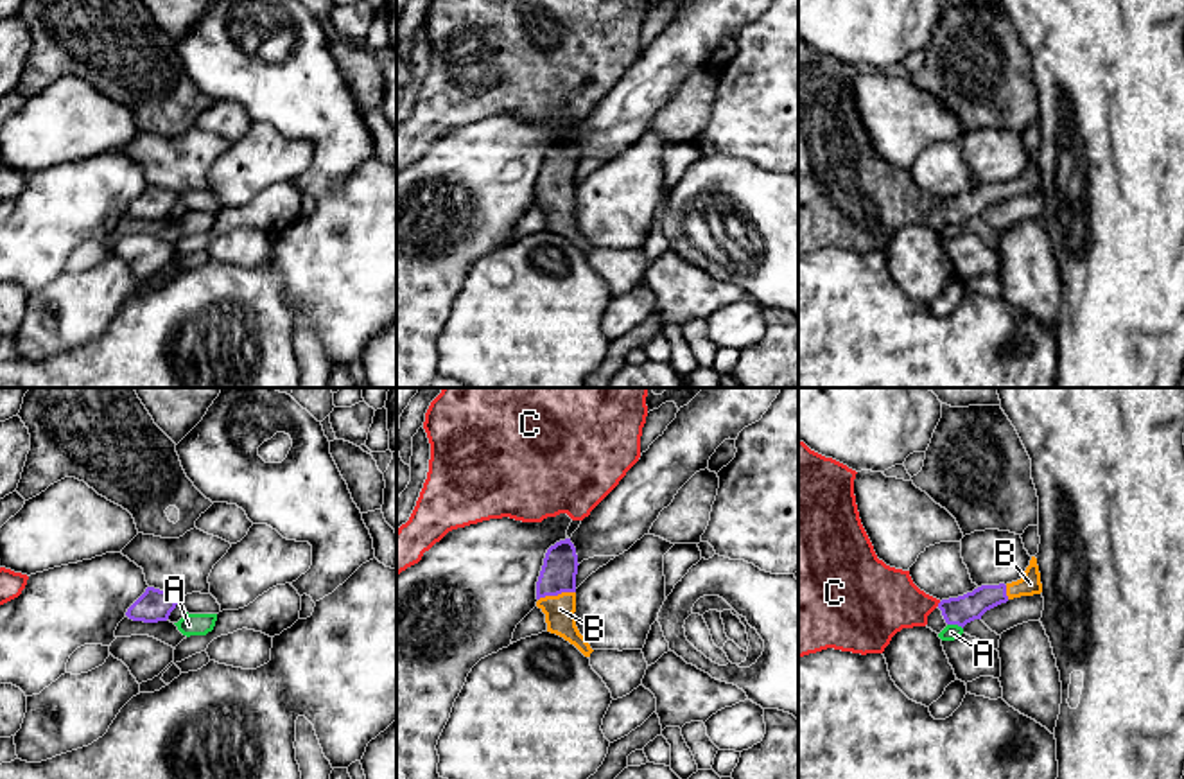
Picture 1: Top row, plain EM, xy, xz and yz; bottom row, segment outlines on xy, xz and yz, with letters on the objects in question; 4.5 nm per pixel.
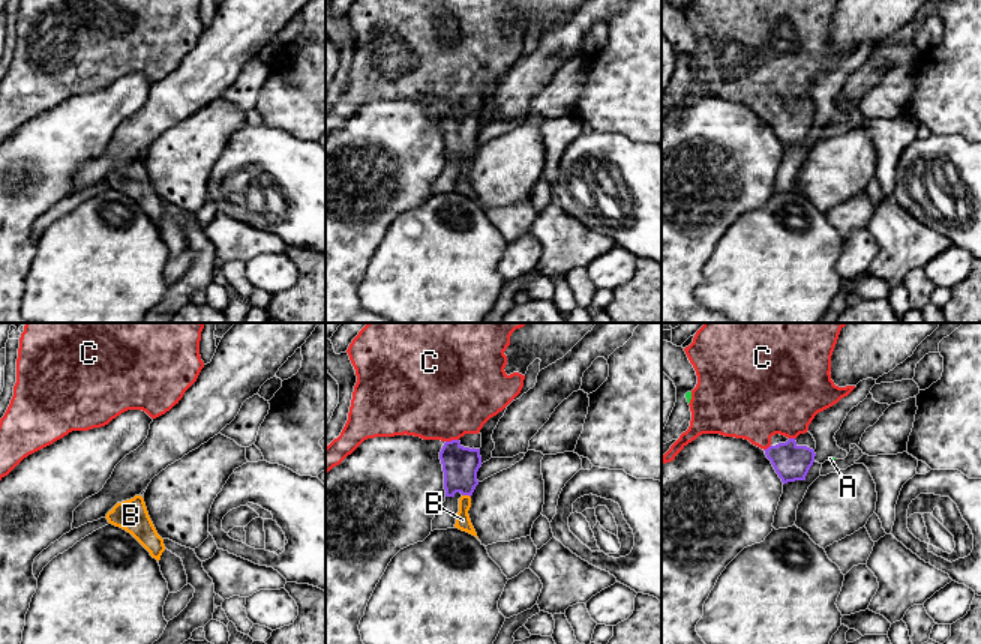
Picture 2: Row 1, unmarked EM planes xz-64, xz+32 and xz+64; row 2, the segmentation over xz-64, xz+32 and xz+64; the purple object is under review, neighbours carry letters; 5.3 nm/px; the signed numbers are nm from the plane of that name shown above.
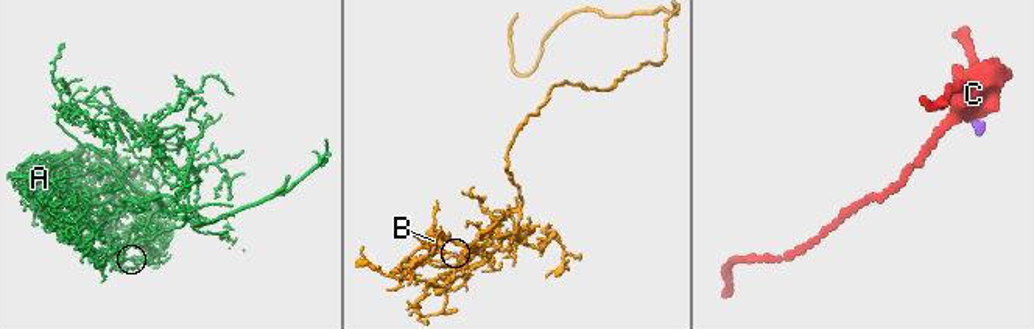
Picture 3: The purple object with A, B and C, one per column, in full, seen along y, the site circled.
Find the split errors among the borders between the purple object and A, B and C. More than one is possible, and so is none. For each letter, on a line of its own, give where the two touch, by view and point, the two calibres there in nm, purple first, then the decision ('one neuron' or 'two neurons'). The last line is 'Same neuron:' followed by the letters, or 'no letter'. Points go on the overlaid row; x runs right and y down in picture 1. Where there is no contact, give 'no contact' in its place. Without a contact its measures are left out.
A: contact yz (955, 623); calibres 130 and 70 nm; two neurons
B: contact xz (557, 595); calibres 160 and 130 nm; one neuron
C: contact yz (939, 603); calibres 130 and 300 nm; one neuron
Same neuron: B, C

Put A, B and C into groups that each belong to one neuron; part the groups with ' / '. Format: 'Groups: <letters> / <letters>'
Groups: A / B C

